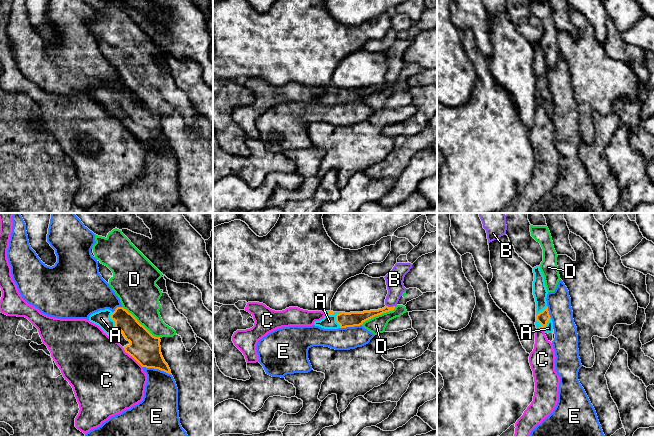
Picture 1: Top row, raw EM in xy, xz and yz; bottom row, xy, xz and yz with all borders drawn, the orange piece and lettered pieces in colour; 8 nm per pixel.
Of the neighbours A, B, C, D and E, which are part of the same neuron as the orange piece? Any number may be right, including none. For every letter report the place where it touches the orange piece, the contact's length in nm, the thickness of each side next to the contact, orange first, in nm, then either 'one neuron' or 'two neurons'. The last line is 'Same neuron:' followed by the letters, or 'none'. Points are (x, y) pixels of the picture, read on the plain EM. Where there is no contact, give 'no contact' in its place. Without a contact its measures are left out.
A: xy (113, 95) | 140 nm | 170/130 nm | one neuron
B: xz (390, 83) | 70 nm | 90/140 nm | two neurons
C: xy (132, 132) | 220 nm | 240/500 nm | two neurons
D: xy (140, 100) | 400 nm | 240/320 nm | two neurons
E: xy (157, 144) | 240 nm | 240/280 nm | two neurons
Same neuron: A

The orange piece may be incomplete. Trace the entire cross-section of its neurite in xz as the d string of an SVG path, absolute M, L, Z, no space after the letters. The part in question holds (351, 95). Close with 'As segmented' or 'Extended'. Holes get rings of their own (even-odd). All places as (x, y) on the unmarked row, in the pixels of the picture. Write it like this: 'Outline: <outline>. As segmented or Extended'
Outline: M385 82L382 85L378 86L370 86L363 88L333 88L333 87L325 87L325 92L320 97L315 97L314 101L319 102L324 105L338 105L338 104L346 104L346 103L354 103L360 102L365 97L381 91L383 89L393 87L395 82L388 83Z. Extended

